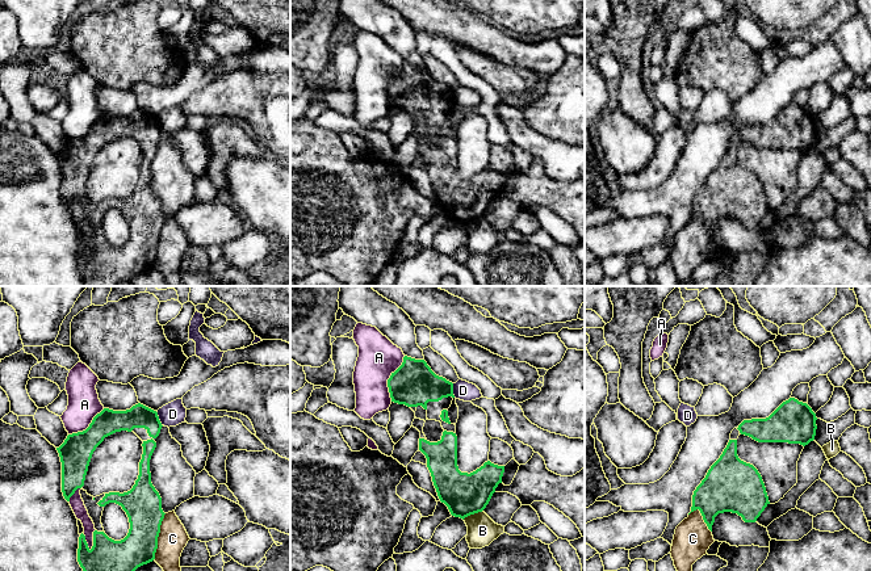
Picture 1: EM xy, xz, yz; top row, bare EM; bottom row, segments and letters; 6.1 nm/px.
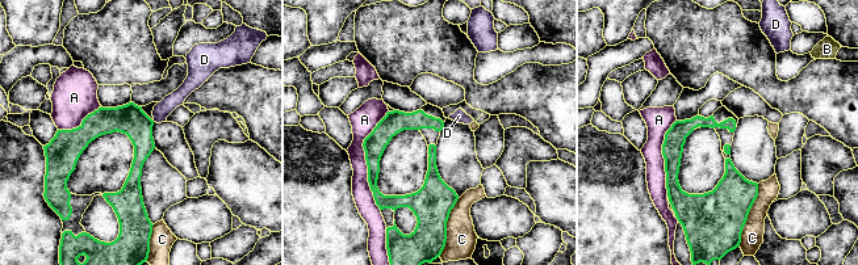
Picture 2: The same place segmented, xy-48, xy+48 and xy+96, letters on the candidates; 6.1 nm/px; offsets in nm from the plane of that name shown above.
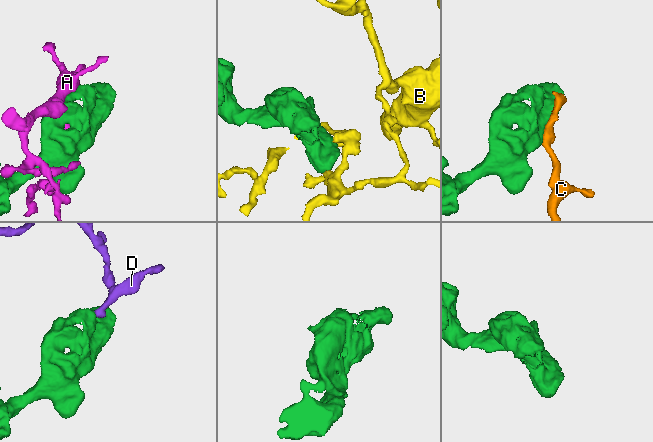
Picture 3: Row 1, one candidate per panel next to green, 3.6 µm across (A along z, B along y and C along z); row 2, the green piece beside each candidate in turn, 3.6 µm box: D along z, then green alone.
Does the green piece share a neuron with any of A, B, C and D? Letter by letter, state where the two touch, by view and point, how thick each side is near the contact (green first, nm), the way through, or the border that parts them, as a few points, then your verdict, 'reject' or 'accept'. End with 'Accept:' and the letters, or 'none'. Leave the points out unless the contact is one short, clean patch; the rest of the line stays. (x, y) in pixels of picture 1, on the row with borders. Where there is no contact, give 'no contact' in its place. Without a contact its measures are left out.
A: meets green in xz at (389, 378); 280 nm thick on the green side, 240 nm on the other; reject
B: meets green in xz at (472, 513); 260 nm thick on the green side, 180 nm on the other; reject
C: meets green in xy at (158, 536); 220 nm thick on the green side, 180 nm on the other; reject
D: meets green in xy at (158, 419); 140 nm thick on the green side, 140 nm on the other; border along xy (155, 411), (162, 425); reject
Accept: none

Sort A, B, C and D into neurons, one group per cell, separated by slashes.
A / B / C D

